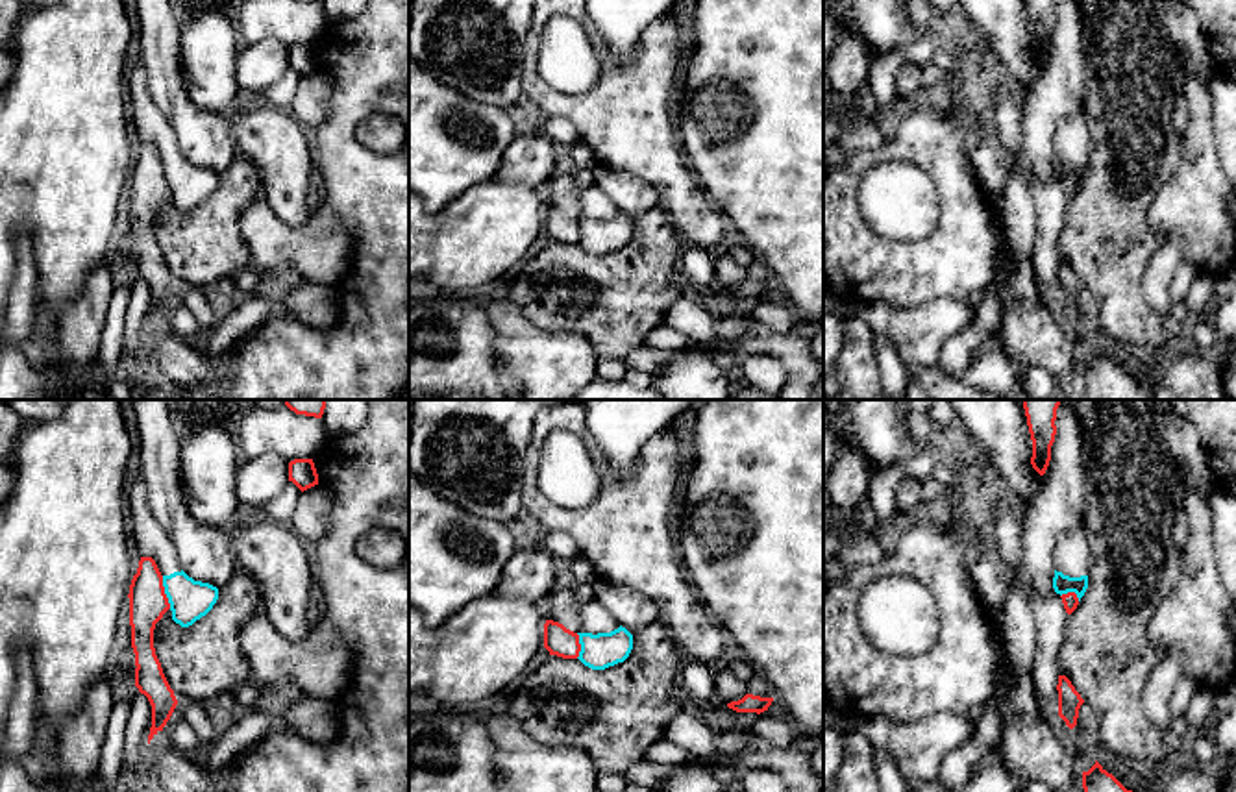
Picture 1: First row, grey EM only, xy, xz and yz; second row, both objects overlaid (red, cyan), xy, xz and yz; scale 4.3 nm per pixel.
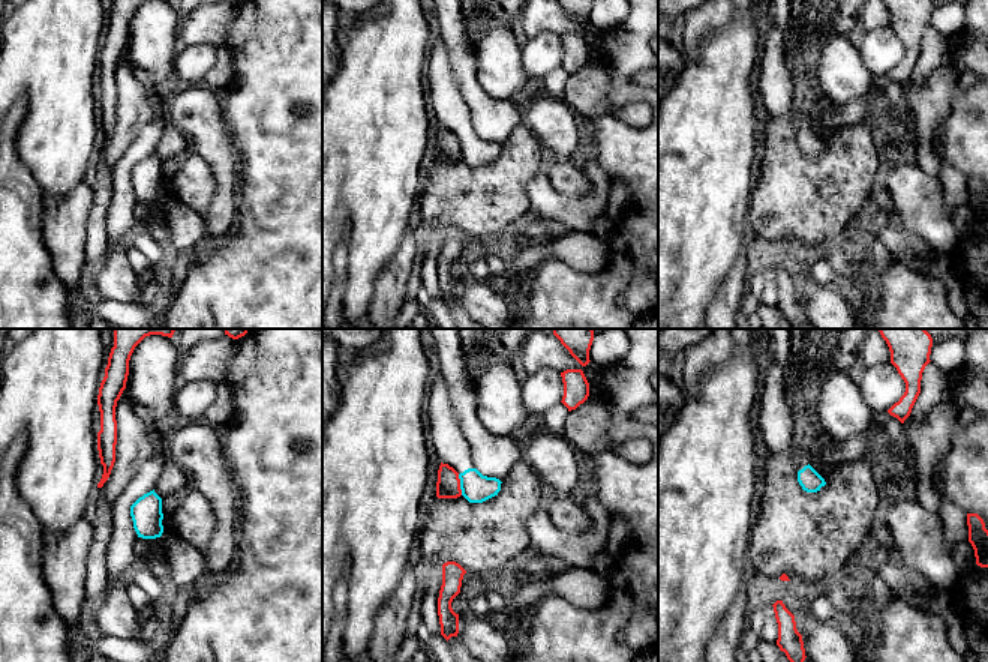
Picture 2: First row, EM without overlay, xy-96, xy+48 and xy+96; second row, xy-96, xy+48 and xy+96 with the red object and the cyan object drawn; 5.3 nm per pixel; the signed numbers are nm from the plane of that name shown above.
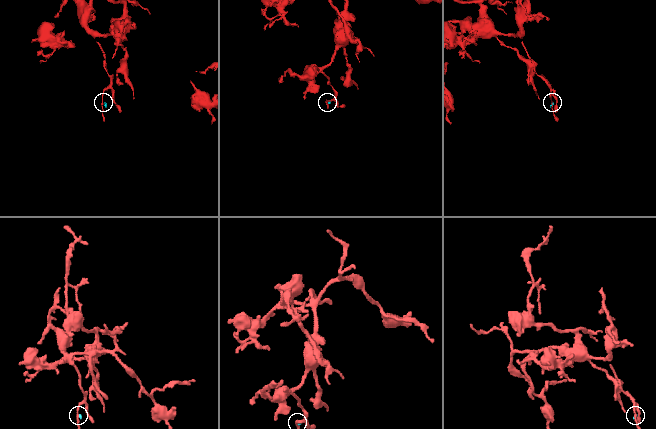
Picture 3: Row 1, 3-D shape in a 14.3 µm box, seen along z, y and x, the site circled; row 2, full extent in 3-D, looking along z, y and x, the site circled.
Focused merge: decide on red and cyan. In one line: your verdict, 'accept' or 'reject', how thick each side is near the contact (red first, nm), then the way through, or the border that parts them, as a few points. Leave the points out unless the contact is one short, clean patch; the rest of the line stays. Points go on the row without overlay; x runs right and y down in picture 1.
reject; 160 nm thick on the red side, 180 nm on the other; border along xy (161, 161), (171, 193)

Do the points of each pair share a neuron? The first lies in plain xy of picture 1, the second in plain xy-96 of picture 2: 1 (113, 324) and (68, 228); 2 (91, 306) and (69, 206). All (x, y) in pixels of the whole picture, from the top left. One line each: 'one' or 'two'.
1: two
2: one

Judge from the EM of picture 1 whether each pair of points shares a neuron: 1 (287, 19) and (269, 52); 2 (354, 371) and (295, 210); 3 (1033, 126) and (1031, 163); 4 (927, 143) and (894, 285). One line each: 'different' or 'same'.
1: different
2: different
3: same
4: same

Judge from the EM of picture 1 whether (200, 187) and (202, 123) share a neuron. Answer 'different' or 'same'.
different

